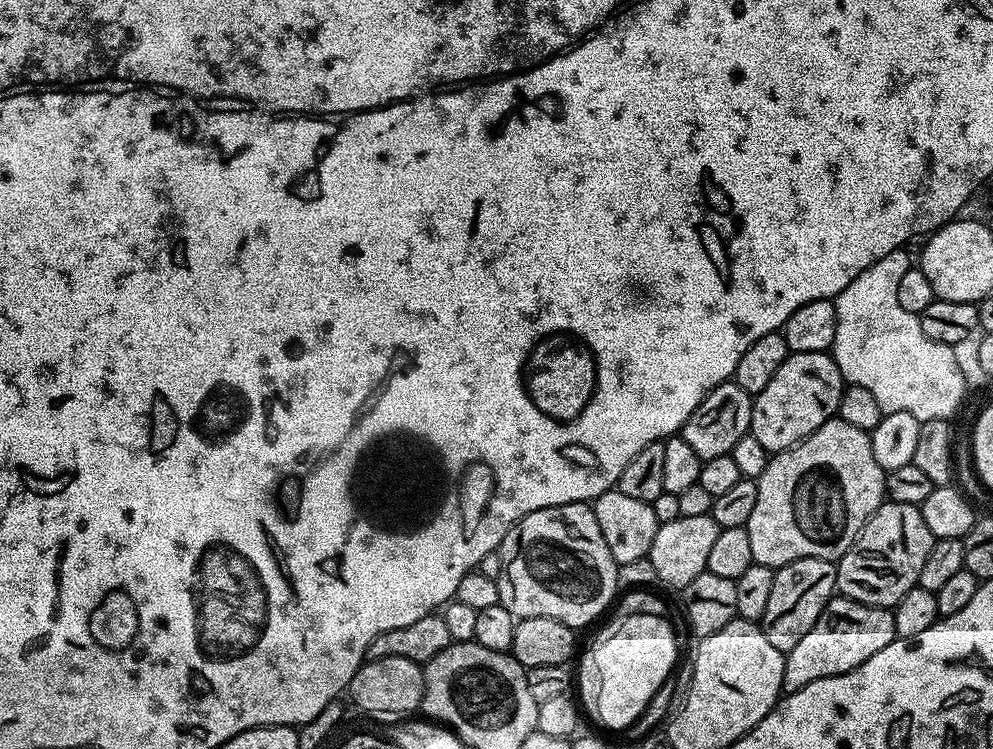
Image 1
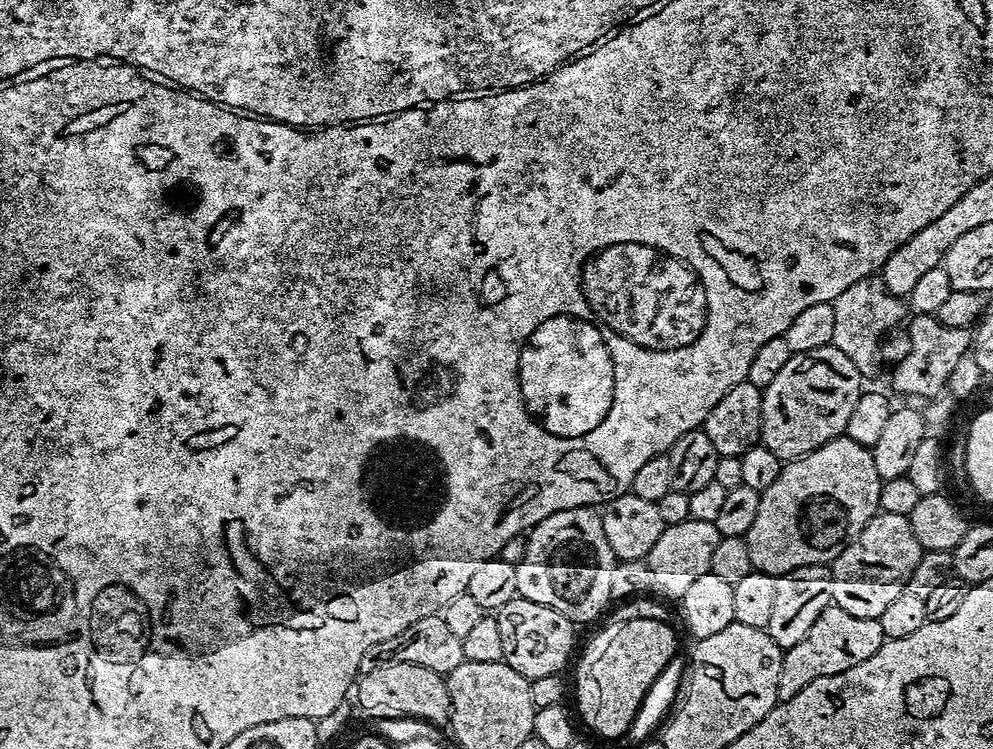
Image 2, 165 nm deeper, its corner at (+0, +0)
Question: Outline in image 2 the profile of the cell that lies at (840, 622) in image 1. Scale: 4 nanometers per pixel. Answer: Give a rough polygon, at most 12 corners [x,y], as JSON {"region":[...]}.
{"region":[[835,602],[783,653],[780,696],[871,658],[881,617]]}

